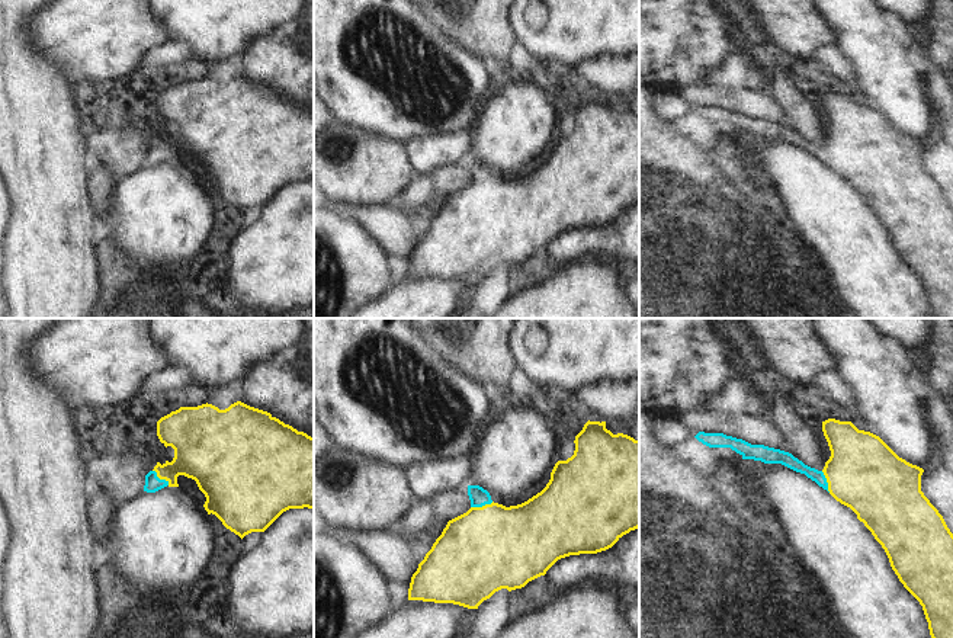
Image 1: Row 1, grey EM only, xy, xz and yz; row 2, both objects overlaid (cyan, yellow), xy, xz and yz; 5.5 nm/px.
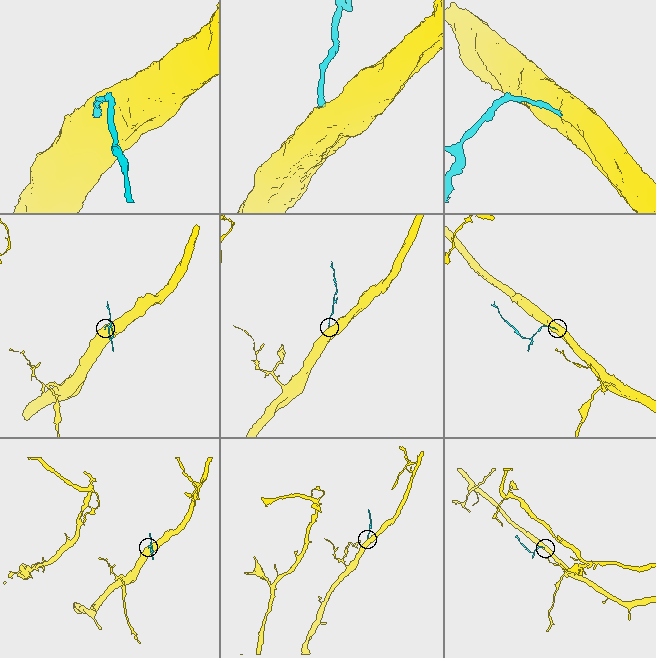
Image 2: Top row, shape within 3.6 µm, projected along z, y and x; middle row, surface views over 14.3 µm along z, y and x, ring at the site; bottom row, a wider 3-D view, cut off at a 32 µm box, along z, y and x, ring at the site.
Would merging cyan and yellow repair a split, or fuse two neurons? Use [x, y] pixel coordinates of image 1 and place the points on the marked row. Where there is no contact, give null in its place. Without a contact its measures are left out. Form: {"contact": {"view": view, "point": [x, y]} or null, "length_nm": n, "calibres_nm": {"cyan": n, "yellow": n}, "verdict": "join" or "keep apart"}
{"contact": {"view": "xy", "point": [159, 478]}, "length_nm": 130, "calibres_nm": {"cyan": 90, "yellow": 260}, "verdict": "join"}

